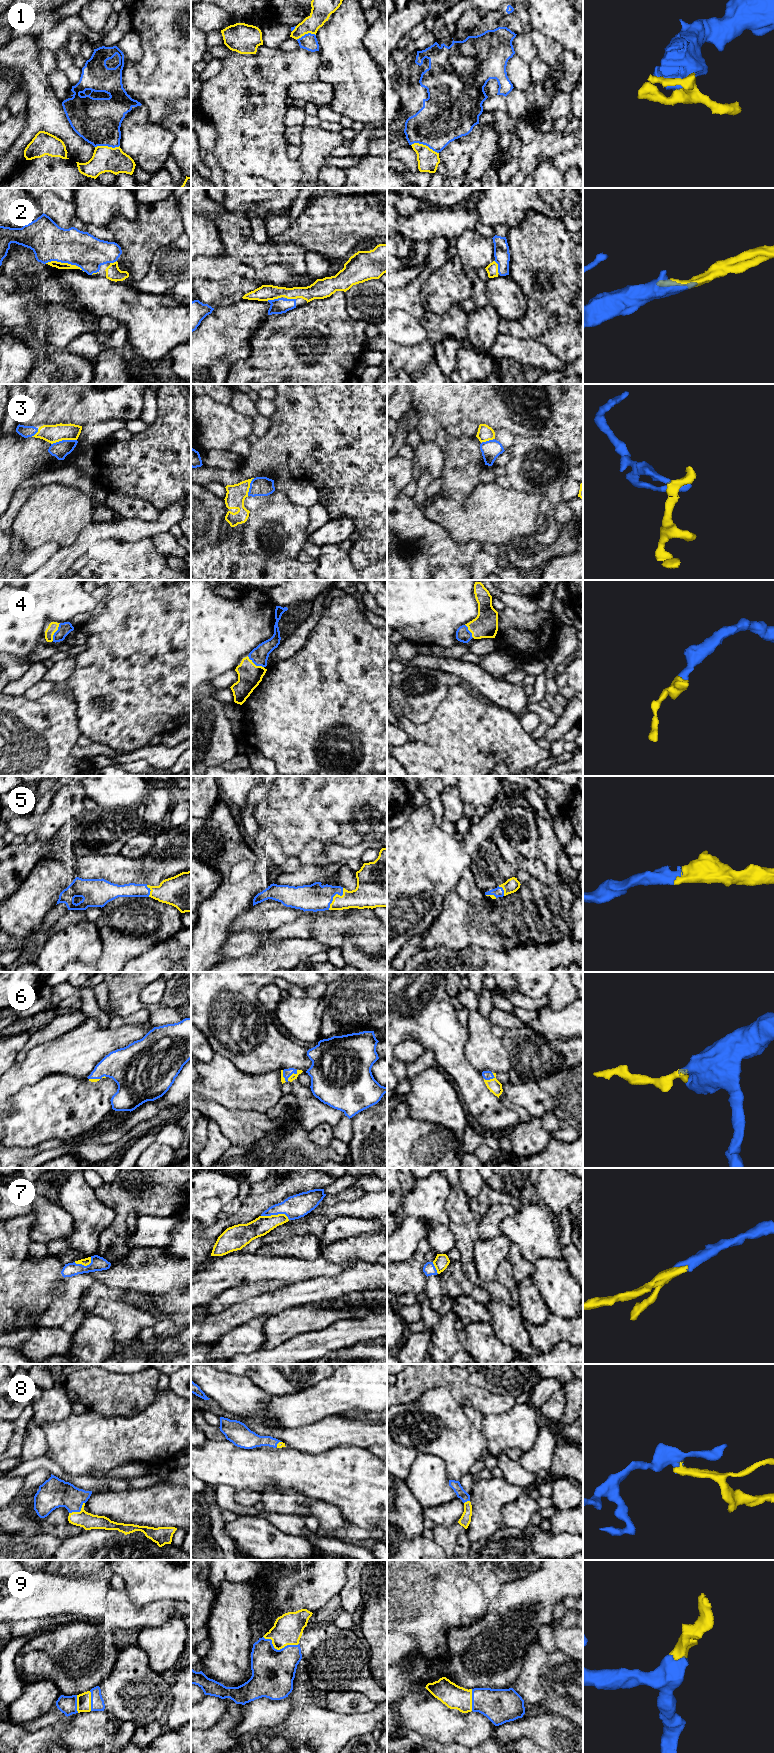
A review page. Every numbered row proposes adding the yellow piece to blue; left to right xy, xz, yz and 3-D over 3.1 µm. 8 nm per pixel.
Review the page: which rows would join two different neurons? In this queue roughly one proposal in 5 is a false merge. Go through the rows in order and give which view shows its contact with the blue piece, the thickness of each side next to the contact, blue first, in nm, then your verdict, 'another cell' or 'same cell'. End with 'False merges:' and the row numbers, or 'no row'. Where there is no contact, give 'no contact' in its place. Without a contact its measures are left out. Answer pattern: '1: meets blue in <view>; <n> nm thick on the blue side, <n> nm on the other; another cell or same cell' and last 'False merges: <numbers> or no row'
1: meets blue in yz; 380 nm thick on the blue side, 170 nm on the other; another cell
2: meets blue in xy; 300 nm thick on the blue side, 60 nm on the other; same cell
3: meets blue in xy; 140 nm thick on the blue side, 140 nm on the other; same cell
4: meets blue in xz; 140 nm thick on the blue side, 190 nm on the other; same cell
5: meets blue in xz; 220 nm thick on the blue side, 200 nm on the other; same cell
6: meets blue in xz; 70 nm thick on the blue side, 50 nm on the other; same cell
7: meets blue in xz; 190 nm thick on the blue side, 150 nm on the other; same cell
8: meets blue in xy; 240 nm thick on the blue side, 140 nm on the other; same cell
9: meets blue in xz; 360 nm thick on the blue side, 240 nm on the other; same cell
False merges: 1

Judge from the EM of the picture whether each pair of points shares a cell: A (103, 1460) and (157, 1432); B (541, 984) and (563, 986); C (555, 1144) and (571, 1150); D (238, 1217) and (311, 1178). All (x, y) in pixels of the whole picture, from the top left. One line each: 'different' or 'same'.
A: same
B: different
C: same
D: same

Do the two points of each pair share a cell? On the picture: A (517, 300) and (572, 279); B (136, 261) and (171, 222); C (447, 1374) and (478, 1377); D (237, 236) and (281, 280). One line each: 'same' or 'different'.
A: different
B: same
C: different
D: different

